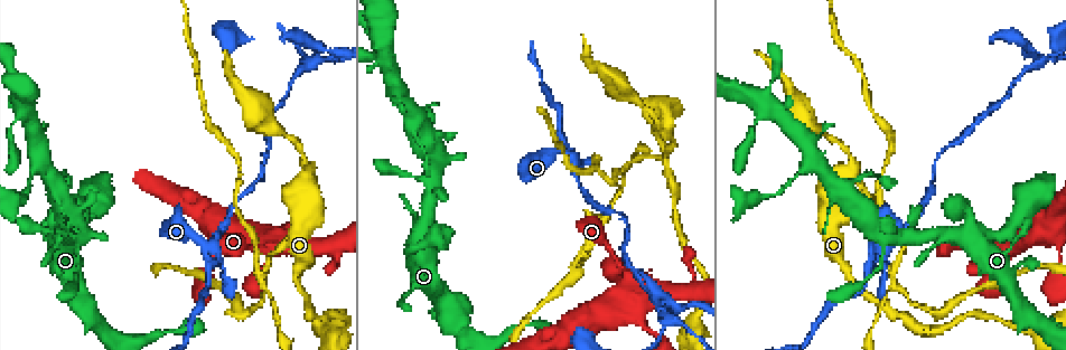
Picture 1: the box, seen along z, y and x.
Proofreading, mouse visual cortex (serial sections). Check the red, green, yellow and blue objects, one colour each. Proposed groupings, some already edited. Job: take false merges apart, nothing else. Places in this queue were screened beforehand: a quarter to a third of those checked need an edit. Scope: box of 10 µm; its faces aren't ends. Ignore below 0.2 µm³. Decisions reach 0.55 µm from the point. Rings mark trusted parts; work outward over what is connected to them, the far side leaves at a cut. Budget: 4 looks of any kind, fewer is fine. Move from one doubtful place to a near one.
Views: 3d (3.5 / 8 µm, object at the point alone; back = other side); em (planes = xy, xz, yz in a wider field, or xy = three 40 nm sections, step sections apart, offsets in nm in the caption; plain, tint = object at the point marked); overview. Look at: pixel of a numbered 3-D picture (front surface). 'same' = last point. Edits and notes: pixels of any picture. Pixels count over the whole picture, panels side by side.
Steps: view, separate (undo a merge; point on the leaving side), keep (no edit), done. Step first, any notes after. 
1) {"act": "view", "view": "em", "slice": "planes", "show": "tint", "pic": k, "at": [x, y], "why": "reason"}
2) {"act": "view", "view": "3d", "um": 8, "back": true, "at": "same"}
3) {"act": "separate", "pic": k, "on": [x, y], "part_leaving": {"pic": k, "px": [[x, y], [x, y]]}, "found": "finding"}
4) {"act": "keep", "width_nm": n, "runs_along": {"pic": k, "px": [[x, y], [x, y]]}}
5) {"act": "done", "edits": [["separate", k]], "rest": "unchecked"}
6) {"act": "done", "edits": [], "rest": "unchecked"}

{"act": "view", "view": "3d", "um": 3.5, "pic": 1, "at": [870, 247], "why": "three-way junction"}

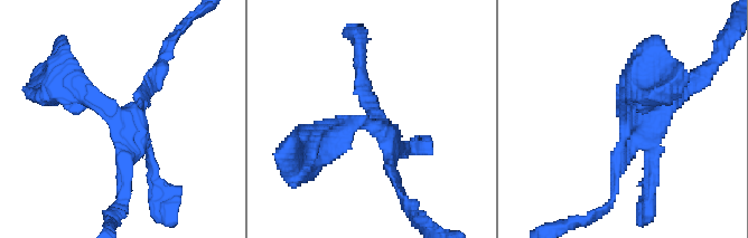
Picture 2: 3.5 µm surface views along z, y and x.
{"act": "view", "view": "em", "slice": "xy", "step": 1, "show": "tint", "pic": 2, "at": [627, 118]}

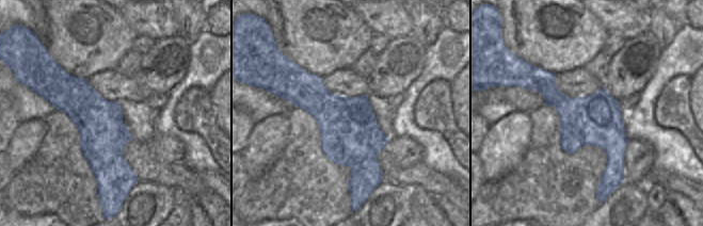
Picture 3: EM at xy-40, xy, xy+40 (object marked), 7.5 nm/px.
{"act": "keep", "runs_along": {"pic": 3, "px": [[537, 70], [612, 150], [603, 184]]}, "found": "one cell here"}

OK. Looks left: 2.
{"act": "view", "view": "3d", "um": 3.5, "pic": 1, "at": [661, 118], "why": "three arms meet"}

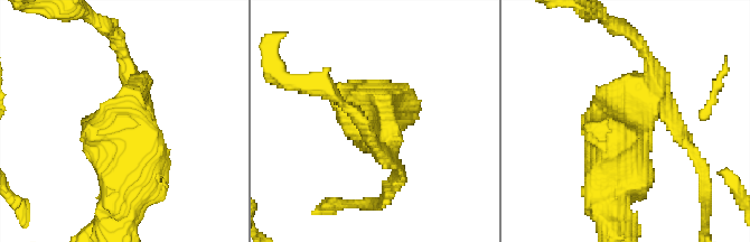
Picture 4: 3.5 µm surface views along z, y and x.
{"act": "view", "view": "em", "slice": "planes", "show": "tint", "pic": 4, "at": [378, 132], "why": "shape alone is not enough"}

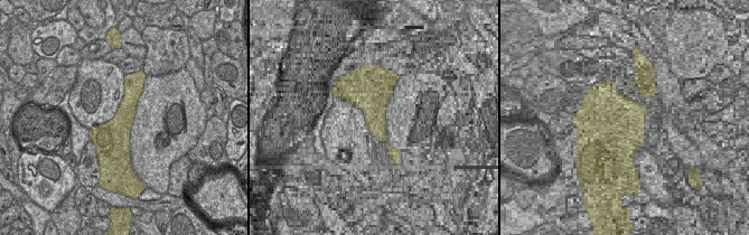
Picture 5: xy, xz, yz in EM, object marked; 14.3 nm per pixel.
{"act": "separate", "pic": 4, "on": [638, 40], "part_leaving": {"pic": 4, "px": [[391, 156], [401, 178], [377, 202]]}, "found": "a second cell is stuck on"}

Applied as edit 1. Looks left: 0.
{"act": "done", "edits": [["separate", 4]], "rest": "unchecked"}

